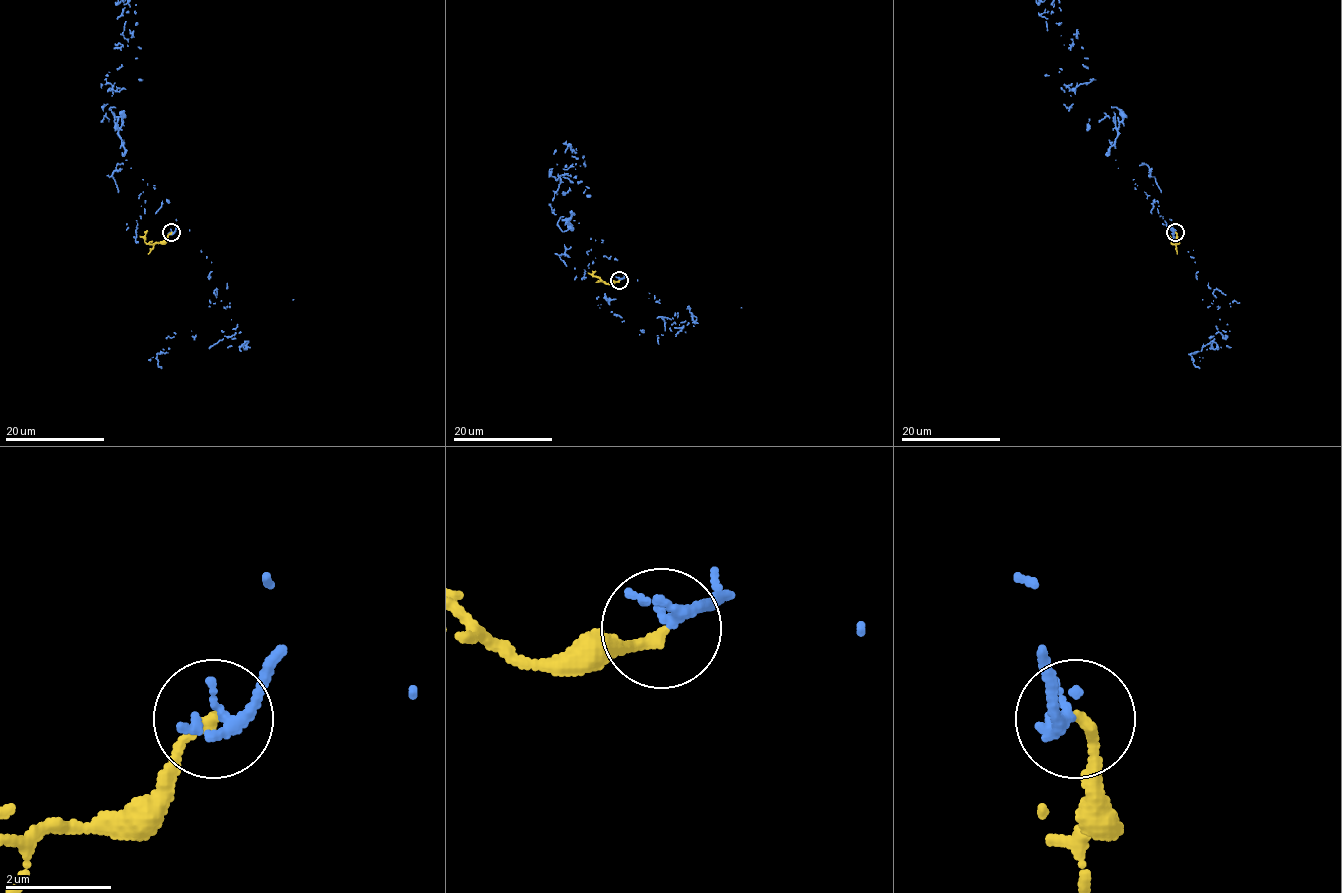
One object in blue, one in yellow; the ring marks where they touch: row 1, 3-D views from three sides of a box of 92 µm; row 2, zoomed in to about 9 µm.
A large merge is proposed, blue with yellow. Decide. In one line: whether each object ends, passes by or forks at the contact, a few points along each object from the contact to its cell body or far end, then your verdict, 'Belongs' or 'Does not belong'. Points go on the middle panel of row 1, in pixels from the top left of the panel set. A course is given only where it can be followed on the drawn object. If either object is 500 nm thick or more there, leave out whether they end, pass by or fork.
At the ring blue passes by. At the ring yellow ends. Course of blue: (620, 280), (611, 256), (589, 264), (595, 240), (572, 214), (557, 225), (567, 169). Course of yellow: (618, 280), (610, 283), (601, 281), (592, 276), (595, 271). Belongs

